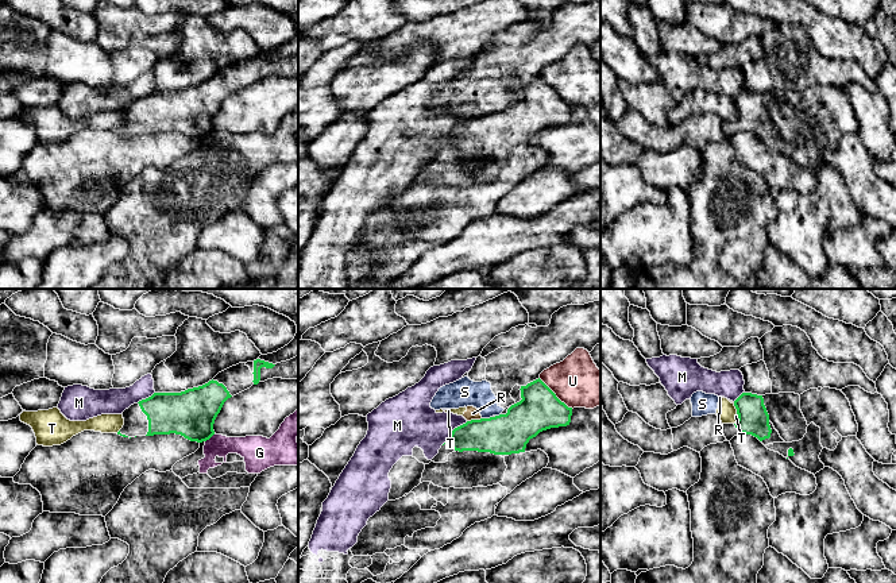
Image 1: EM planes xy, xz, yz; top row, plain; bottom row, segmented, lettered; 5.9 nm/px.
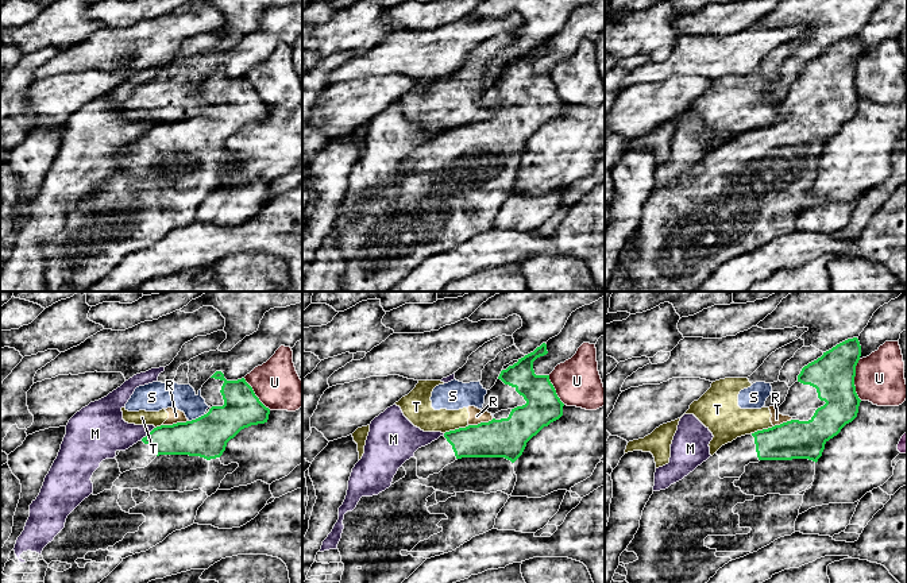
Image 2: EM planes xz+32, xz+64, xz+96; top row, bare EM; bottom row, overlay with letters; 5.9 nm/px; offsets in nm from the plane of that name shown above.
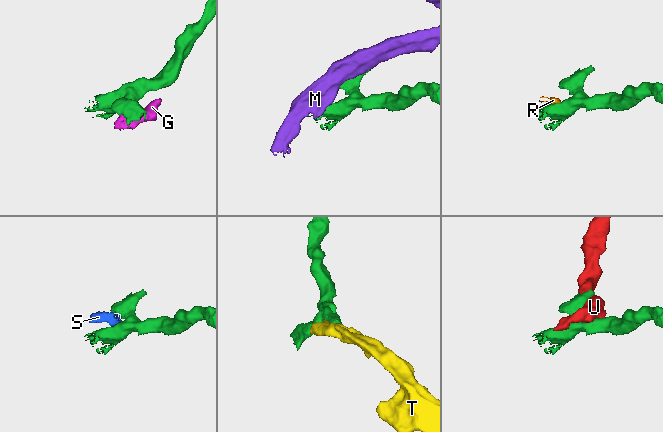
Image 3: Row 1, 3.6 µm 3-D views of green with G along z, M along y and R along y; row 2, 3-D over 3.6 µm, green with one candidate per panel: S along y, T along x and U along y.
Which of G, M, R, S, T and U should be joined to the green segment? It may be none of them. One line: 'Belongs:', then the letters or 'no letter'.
Belongs: no letter

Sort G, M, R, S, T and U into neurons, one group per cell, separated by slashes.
G / M / R S T / U

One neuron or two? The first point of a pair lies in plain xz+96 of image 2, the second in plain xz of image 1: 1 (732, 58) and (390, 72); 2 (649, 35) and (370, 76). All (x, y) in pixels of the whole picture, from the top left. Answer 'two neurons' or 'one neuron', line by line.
1: two neurons
2: two neurons

